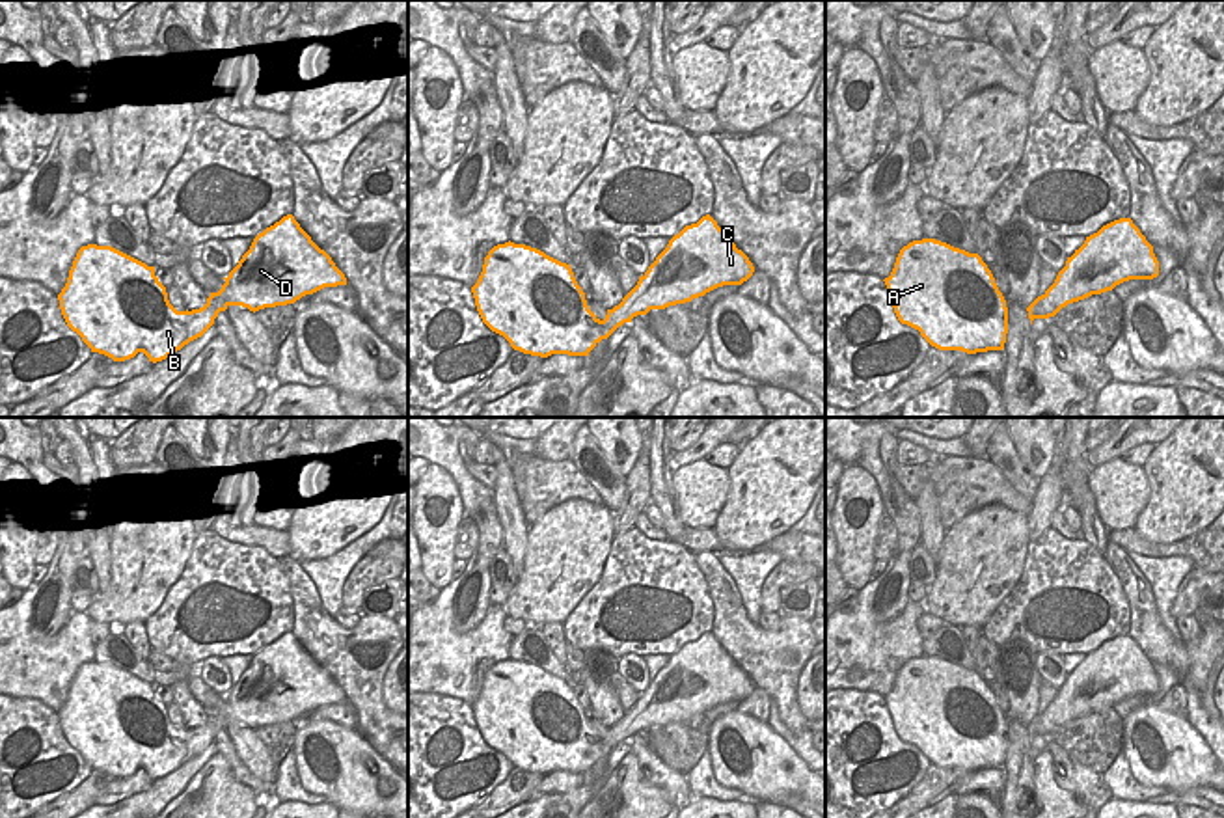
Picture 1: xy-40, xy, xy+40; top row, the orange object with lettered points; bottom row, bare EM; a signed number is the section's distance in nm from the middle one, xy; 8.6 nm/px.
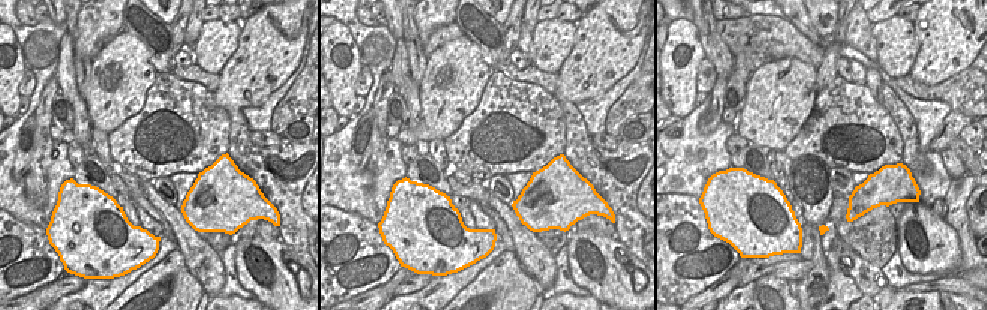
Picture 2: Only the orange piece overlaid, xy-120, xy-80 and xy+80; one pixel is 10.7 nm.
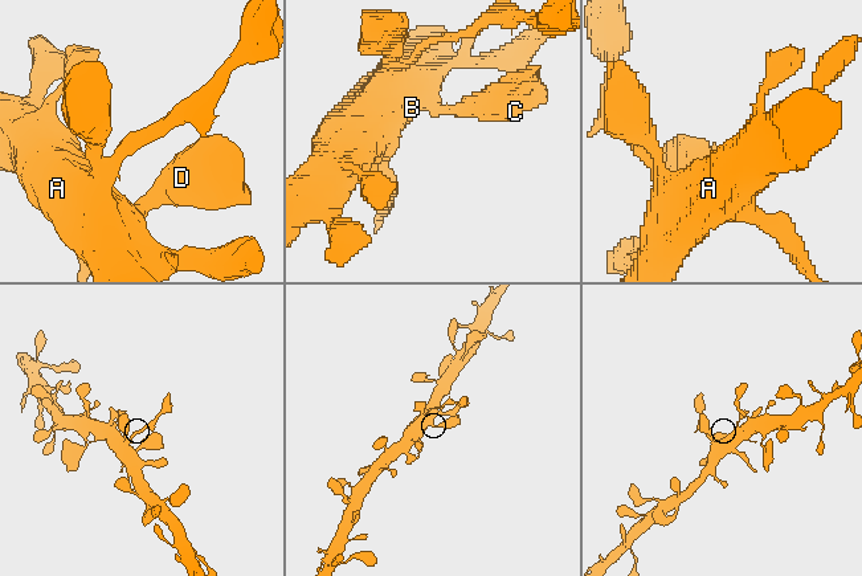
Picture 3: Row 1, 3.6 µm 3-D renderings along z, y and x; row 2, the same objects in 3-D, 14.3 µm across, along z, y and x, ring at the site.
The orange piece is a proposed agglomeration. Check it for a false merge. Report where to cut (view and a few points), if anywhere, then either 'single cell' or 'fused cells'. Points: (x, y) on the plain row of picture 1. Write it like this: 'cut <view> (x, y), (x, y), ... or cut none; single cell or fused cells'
cut none; single cell

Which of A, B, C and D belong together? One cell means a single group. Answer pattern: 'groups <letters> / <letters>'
groups A B C D

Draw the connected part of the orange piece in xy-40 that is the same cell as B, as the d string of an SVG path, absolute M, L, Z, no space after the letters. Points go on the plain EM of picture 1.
M292 632L259 650L224 697L222 706L211 710L203 725L177 729L168 717L166 704L155 693L155 684L112 663L88 661L78 667L58 717L67 743L82 755L91 770L104 771L114 779L125 779L143 770L149 779L156 781L201 755L214 742L218 730L229 723L242 723L255 730L265 725L294 721L324 704L347 702L345 691Z

